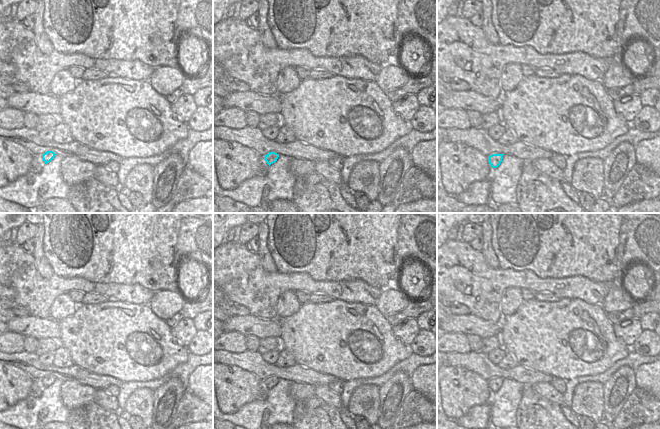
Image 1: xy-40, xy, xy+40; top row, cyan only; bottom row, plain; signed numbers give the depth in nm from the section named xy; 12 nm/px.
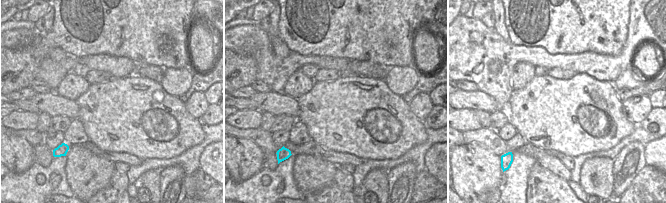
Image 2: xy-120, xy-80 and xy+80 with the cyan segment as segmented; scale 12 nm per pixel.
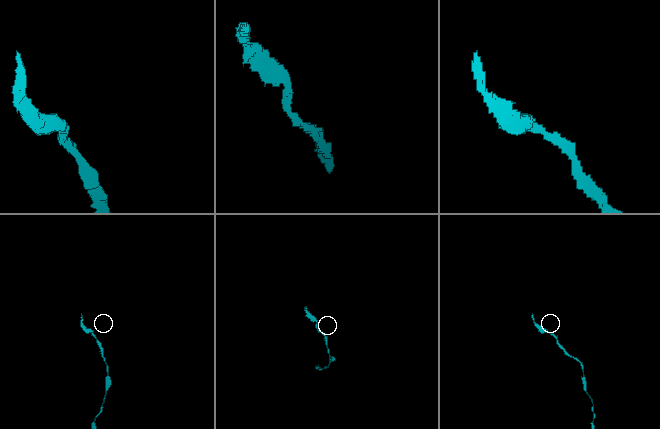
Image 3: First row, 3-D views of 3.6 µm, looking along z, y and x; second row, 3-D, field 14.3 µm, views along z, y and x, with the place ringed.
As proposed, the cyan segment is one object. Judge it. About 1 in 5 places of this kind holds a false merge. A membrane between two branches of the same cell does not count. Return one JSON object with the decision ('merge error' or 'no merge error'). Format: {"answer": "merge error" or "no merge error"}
{"answer": "no merge error"}

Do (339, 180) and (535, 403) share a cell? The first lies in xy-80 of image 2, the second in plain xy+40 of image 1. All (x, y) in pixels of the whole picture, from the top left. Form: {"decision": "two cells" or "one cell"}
{"decision": "two cells"}

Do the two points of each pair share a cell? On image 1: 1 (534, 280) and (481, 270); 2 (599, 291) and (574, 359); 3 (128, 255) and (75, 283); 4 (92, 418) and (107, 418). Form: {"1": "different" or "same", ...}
{"1": "same", "2": "different", "3": "different", "4": "same"}

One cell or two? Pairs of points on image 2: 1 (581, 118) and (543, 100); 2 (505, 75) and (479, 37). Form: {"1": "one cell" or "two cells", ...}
{"1": "one cell", "2": "one cell"}

